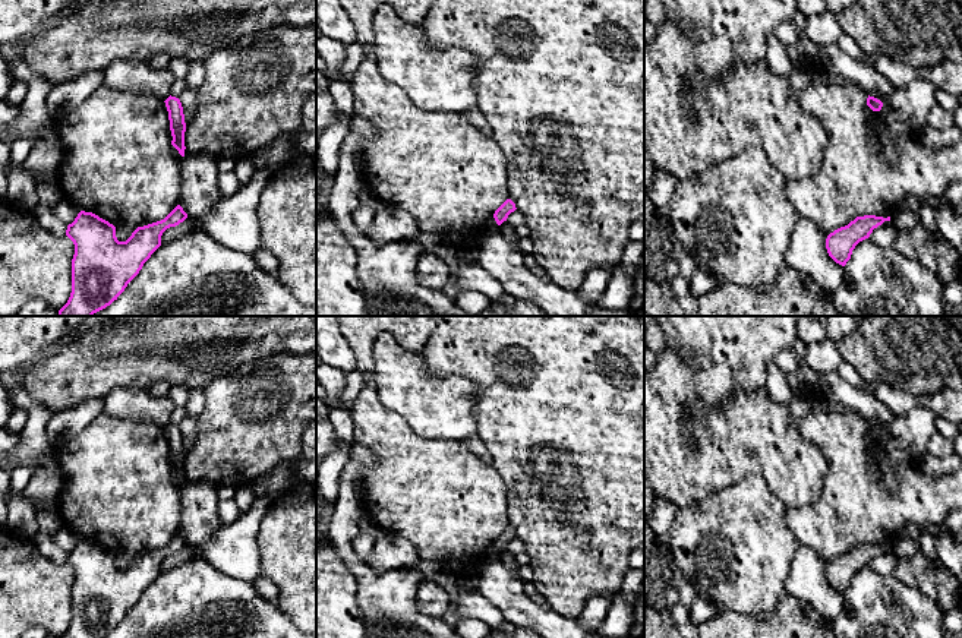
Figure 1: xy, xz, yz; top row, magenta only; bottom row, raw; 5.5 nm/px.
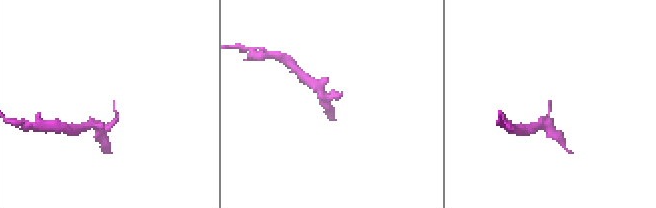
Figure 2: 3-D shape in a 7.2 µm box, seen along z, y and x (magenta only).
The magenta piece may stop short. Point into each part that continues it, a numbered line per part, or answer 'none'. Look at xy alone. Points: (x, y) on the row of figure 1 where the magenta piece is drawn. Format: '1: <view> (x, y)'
none

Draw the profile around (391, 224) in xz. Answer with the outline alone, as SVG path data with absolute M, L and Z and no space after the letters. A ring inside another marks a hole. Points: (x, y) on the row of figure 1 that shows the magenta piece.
M385 205L376 211L373 224L359 231L376 246L384 246L413 239L419 227L409 212Z

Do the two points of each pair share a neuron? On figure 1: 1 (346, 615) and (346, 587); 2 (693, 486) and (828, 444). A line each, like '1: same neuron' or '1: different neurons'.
1: same neuron
2: same neuron

